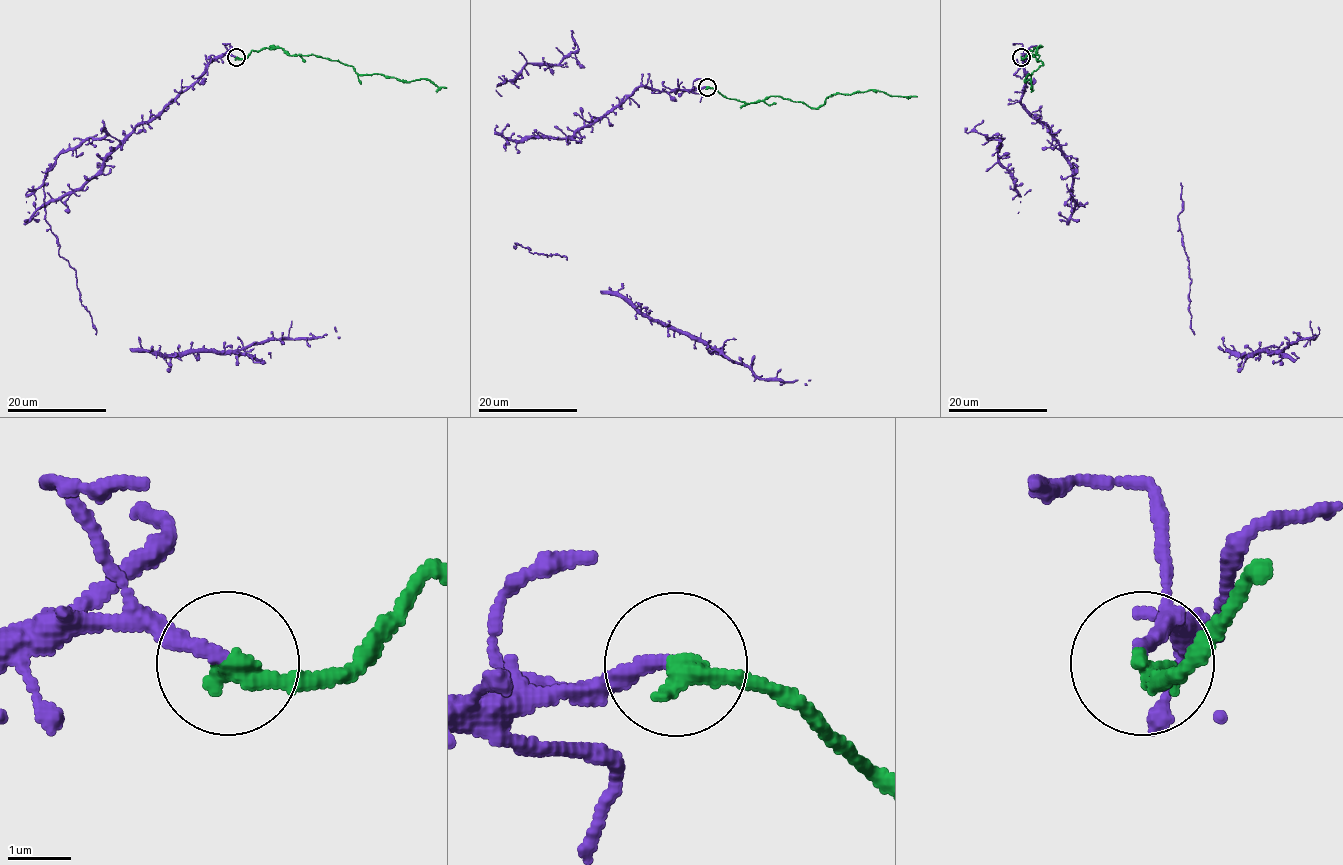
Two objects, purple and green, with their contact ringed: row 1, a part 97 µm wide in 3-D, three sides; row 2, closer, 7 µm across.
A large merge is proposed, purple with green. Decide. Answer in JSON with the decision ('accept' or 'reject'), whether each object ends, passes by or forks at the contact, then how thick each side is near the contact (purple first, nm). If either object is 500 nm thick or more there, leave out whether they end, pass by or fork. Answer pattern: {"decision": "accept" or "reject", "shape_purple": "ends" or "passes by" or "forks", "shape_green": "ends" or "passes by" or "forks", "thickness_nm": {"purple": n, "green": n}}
{"decision": "reject", "shape_purple": "ends", "shape_green": "ends", "thickness_nm": {"purple": 240, "green": 360}}

